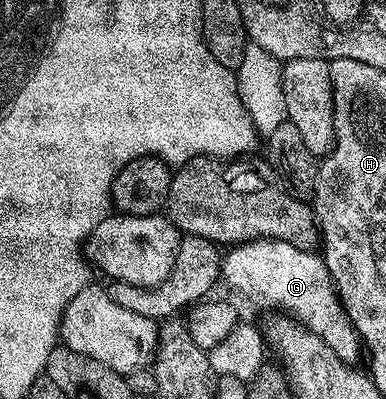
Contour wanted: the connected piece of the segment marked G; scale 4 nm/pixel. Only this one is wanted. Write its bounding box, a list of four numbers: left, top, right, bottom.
[221,240,361,365]

